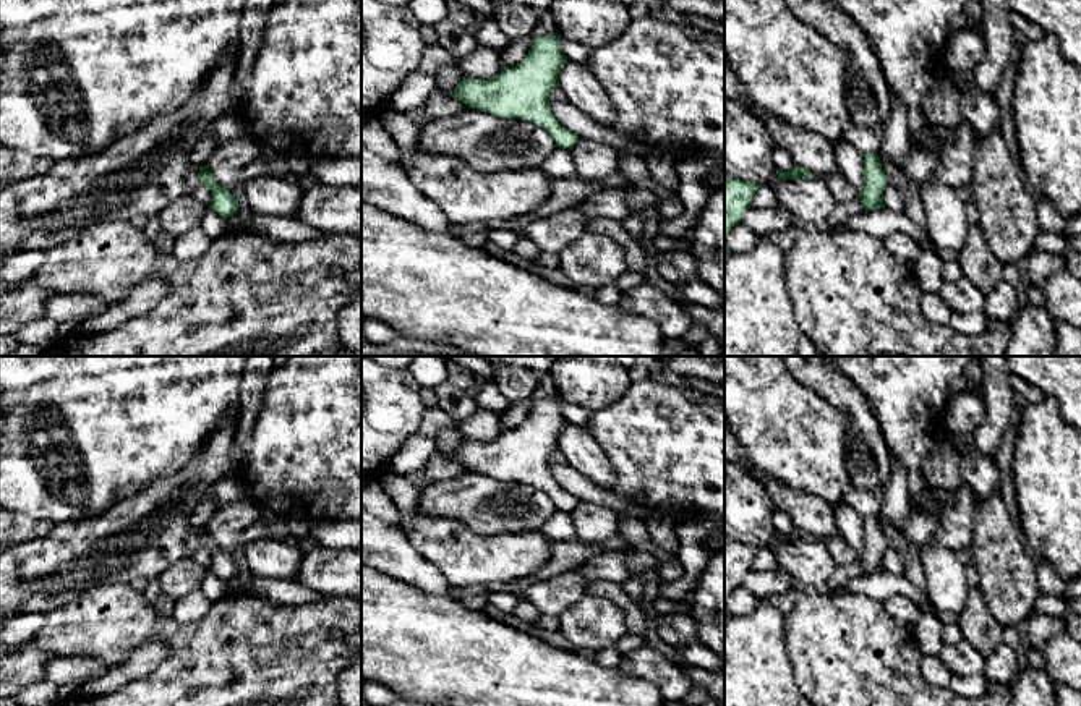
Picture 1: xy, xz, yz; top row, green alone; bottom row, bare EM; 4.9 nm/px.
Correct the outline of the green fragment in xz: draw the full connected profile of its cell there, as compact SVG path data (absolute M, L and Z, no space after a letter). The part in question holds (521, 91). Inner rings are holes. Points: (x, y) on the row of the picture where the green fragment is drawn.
M554 32L536 36L520 63L501 68L491 79L464 76L451 96L468 108L540 125L558 147L572 151L579 136L554 118L548 99L549 92L559 87L566 60Z

